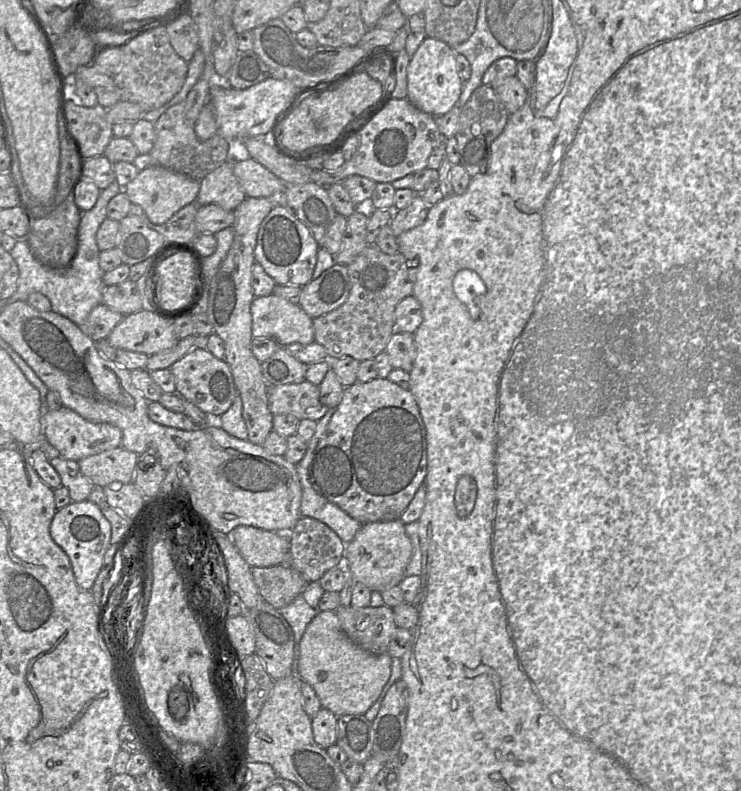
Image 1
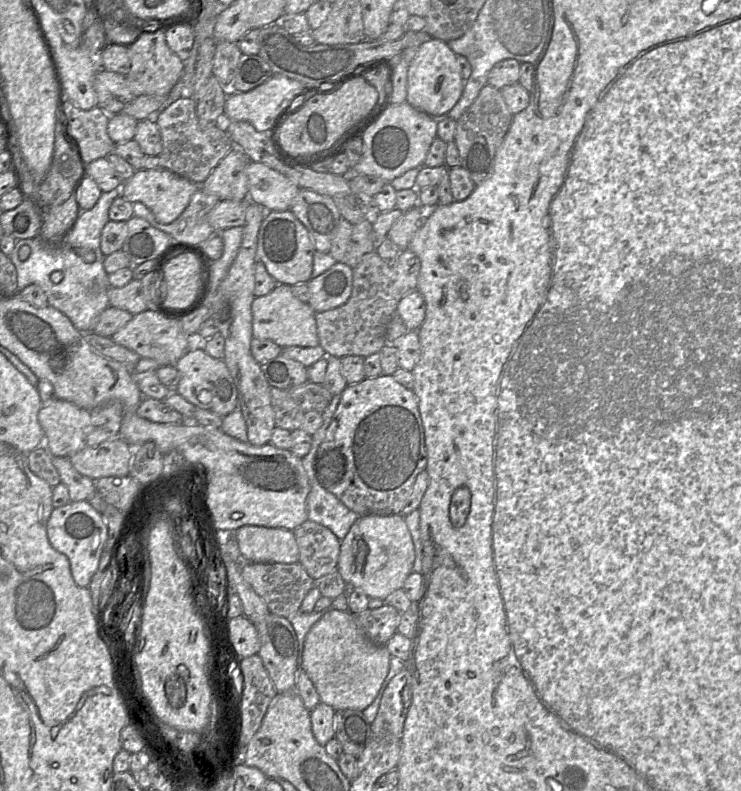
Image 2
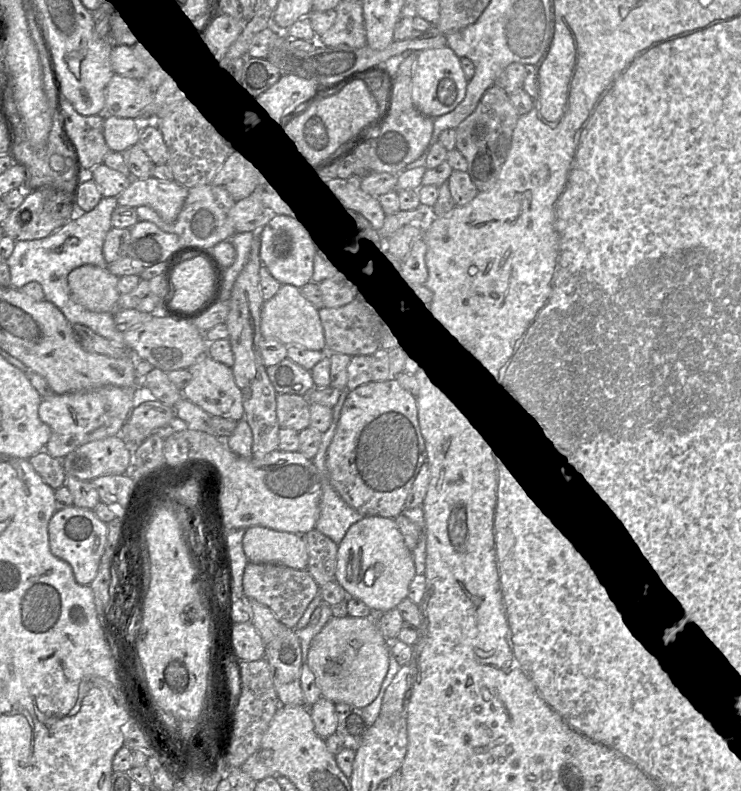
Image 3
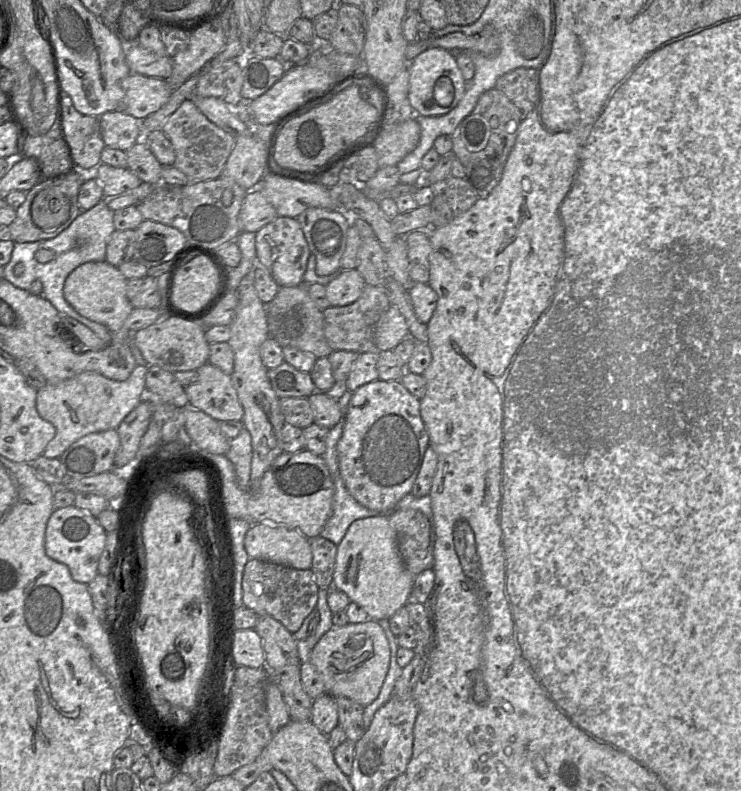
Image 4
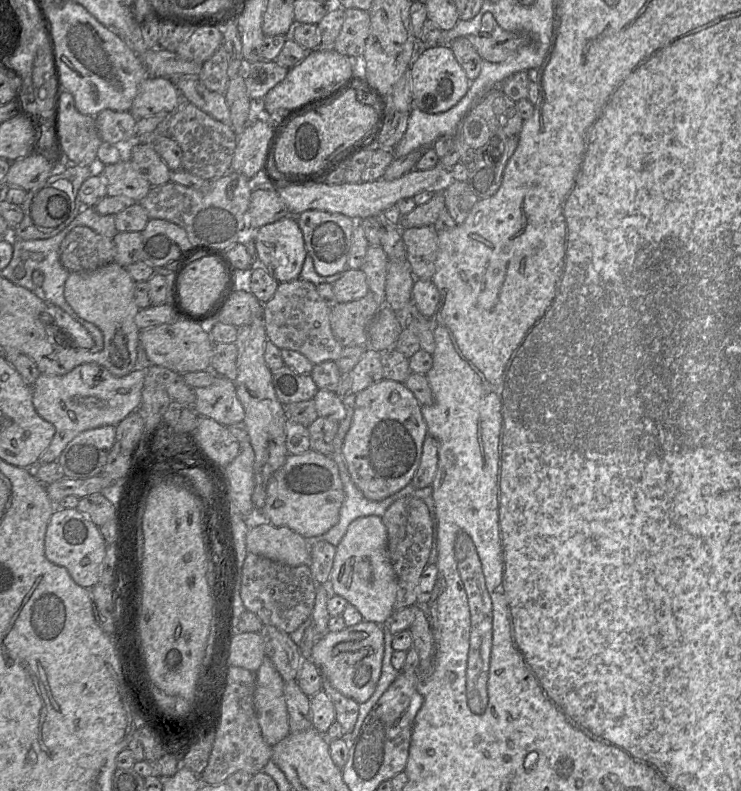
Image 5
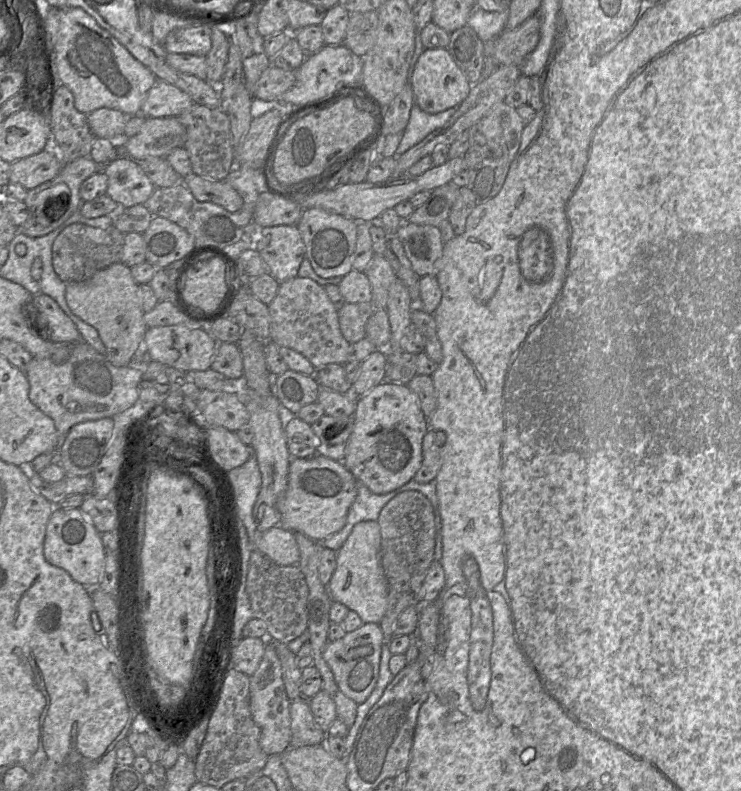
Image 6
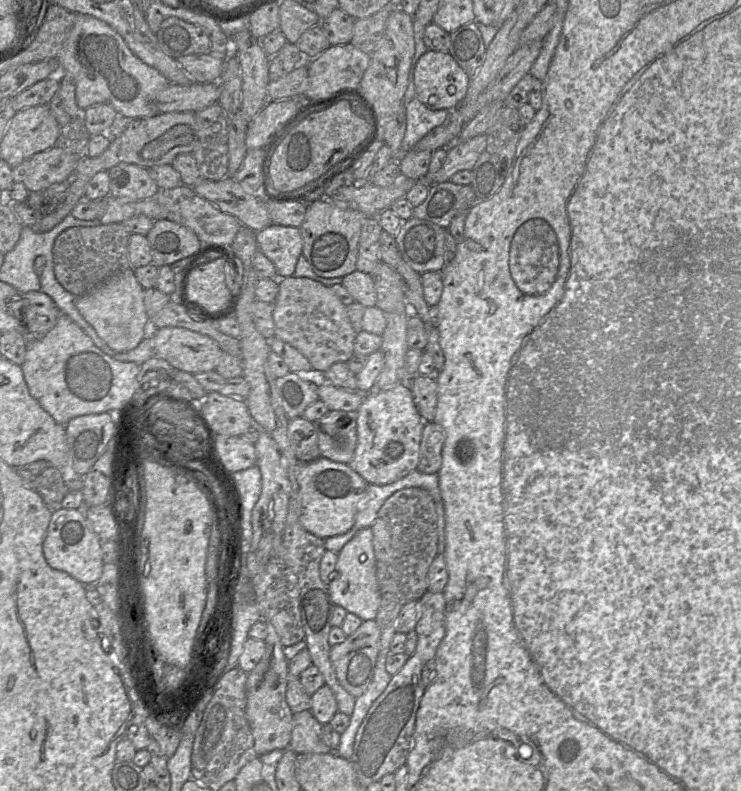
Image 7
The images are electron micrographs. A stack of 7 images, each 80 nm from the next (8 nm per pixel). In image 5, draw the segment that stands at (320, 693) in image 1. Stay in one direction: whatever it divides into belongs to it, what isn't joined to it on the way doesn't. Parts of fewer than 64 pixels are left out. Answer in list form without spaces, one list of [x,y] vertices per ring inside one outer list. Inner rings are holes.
[[[362,621],[338,632],[328,631],[313,647],[311,660],[342,695],[363,704],[373,695],[381,676],[384,630],[379,624]]]

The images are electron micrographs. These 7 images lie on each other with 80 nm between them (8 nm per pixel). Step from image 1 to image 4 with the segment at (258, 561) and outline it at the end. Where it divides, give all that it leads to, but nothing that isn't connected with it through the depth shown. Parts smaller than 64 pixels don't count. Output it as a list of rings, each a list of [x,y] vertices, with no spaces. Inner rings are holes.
[[[251,523],[244,546],[250,558],[294,569],[311,569],[310,541],[298,530],[272,523]]]

